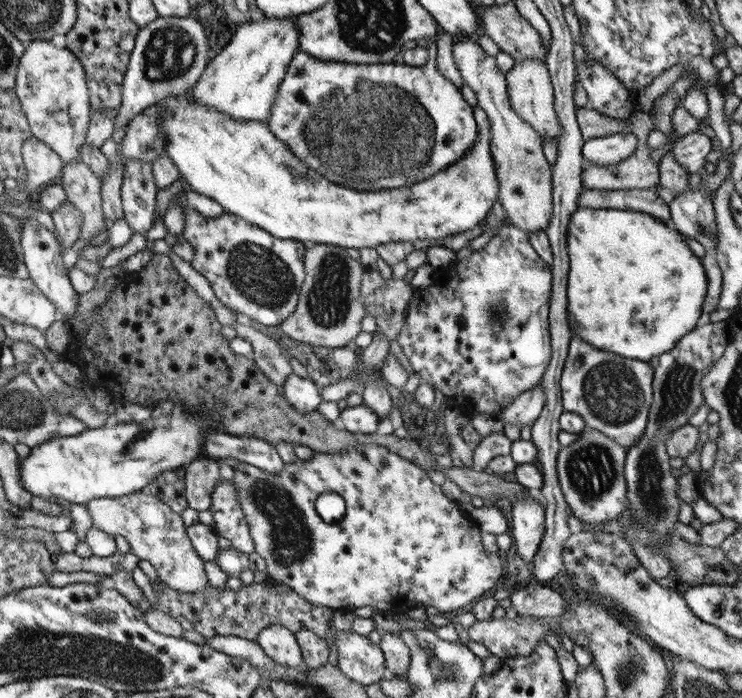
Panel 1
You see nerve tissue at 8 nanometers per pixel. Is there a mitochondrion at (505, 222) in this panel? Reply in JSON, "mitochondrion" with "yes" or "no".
{"mitochondrion":"no"}

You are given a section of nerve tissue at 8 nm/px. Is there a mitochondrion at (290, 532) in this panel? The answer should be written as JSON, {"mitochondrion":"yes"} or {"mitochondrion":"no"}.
{"mitochondrion":"yes"}

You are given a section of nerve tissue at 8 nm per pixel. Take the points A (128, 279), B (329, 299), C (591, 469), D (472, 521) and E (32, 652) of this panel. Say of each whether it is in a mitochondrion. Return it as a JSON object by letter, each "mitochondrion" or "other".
{"A":"other","B":"mitochondrion","C":"mitochondrion","D":"other","E":"mitochondrion"}

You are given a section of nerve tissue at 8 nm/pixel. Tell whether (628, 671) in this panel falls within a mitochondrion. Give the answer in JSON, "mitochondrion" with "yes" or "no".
{"mitochondrion":"yes"}

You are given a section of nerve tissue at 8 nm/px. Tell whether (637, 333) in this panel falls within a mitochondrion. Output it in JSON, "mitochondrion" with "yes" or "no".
{"mitochondrion":"no"}

